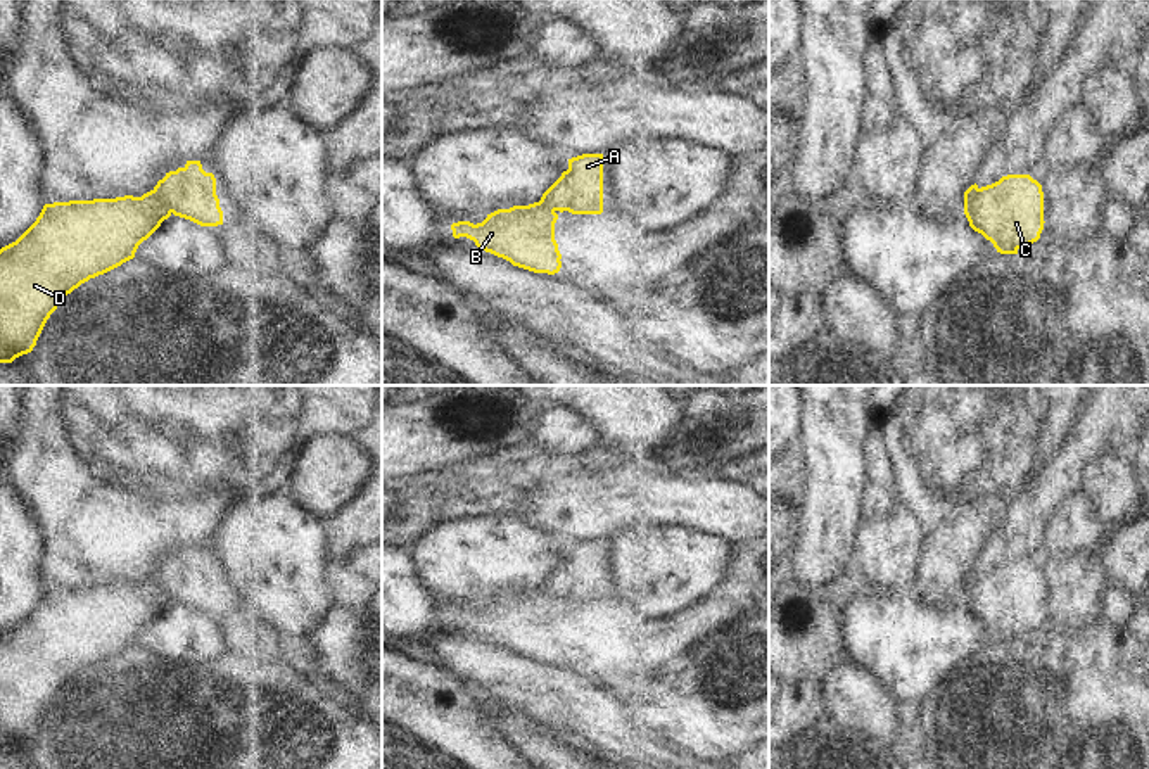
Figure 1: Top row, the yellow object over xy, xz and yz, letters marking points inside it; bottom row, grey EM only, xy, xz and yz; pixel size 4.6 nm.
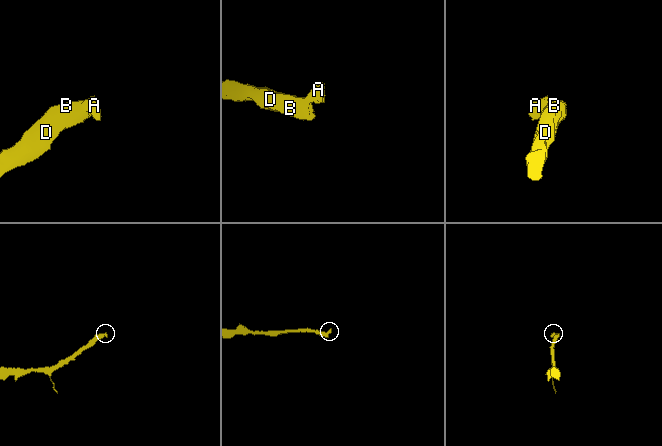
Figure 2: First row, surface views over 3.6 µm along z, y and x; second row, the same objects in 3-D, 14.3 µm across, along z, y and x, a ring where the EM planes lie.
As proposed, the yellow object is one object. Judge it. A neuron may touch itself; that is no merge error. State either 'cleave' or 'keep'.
cleave

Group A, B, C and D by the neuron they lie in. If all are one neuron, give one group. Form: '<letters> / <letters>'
A / B C D

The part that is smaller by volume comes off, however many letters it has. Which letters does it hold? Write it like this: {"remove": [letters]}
{"remove": ["A"]}

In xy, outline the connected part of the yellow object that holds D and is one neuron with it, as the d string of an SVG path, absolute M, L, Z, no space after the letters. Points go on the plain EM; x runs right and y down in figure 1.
M154 577L142 584L45 591L36 608L0 636L0 750L31 740L47 707L67 681L133 646L138 632L169 603L169 594Z

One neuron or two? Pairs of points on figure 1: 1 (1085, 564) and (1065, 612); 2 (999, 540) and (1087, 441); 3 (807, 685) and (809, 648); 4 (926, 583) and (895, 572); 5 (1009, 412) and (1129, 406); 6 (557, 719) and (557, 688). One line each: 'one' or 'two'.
1: one
2: one
3: one
4: two
5: two
6: one

